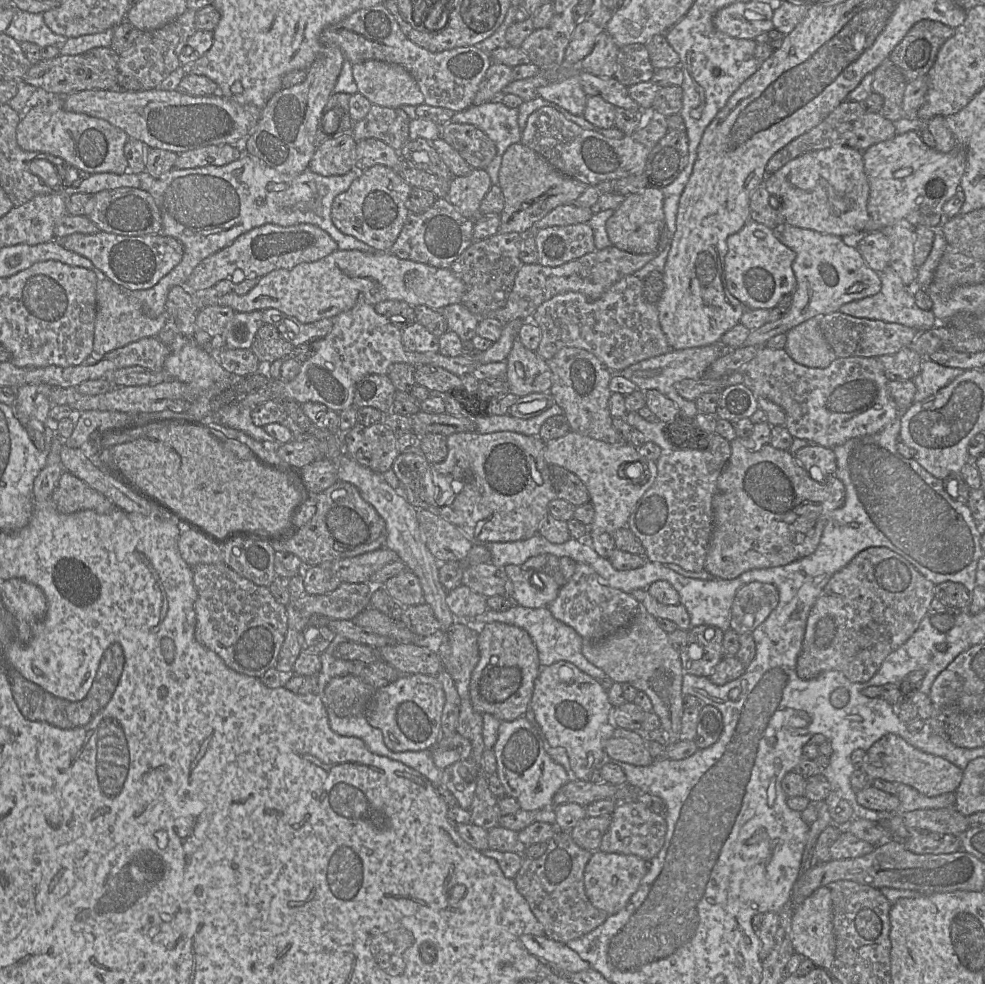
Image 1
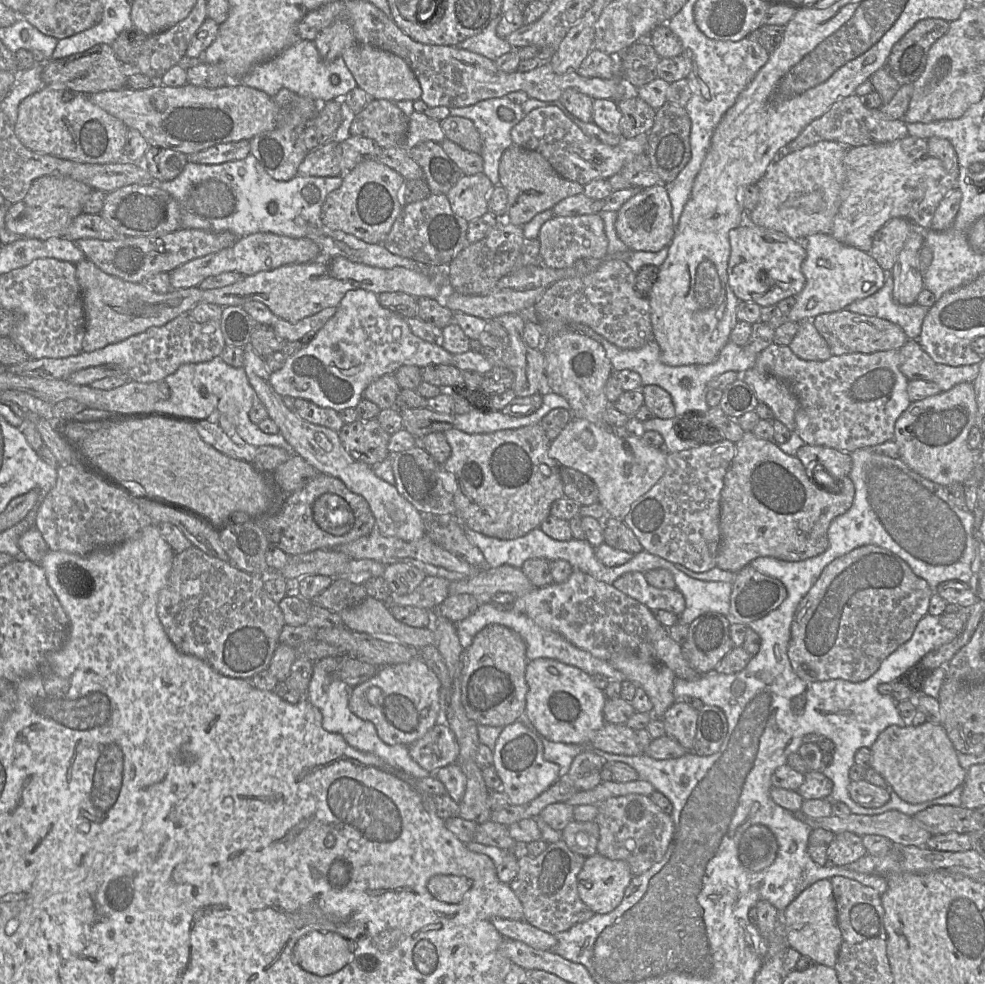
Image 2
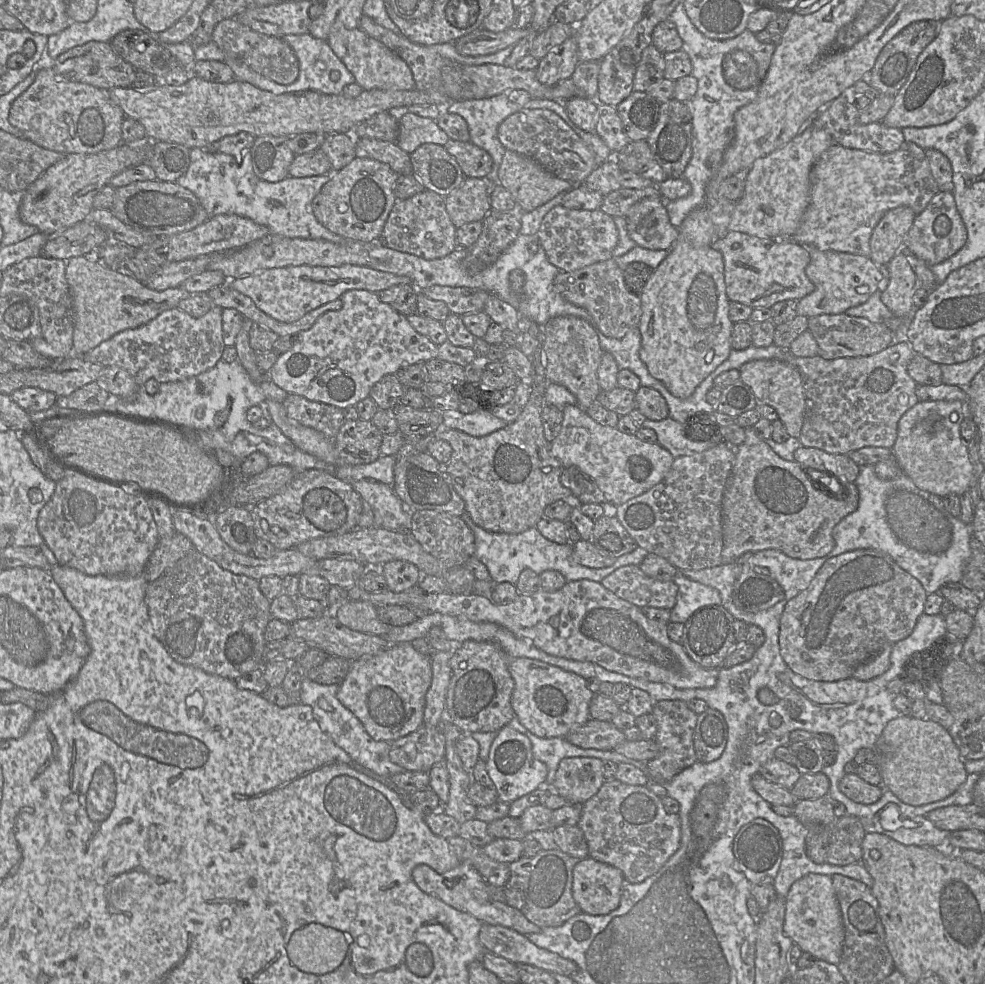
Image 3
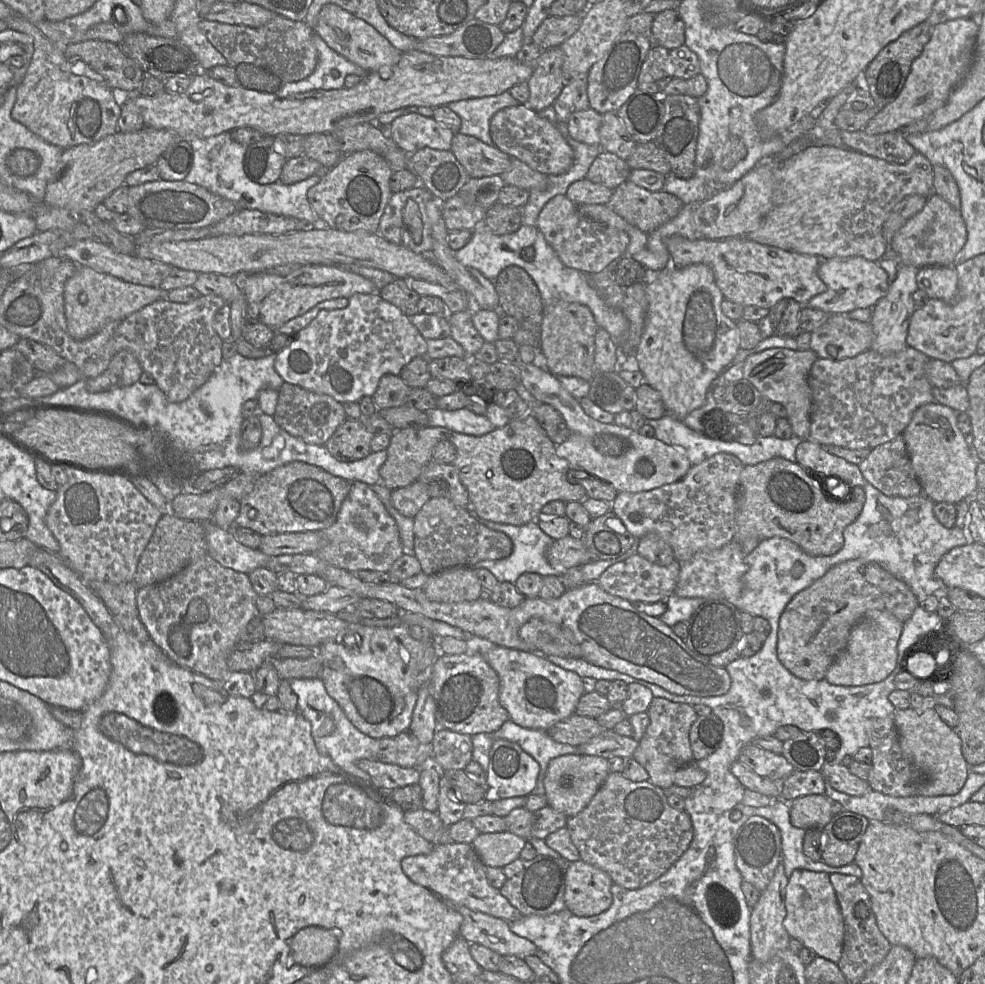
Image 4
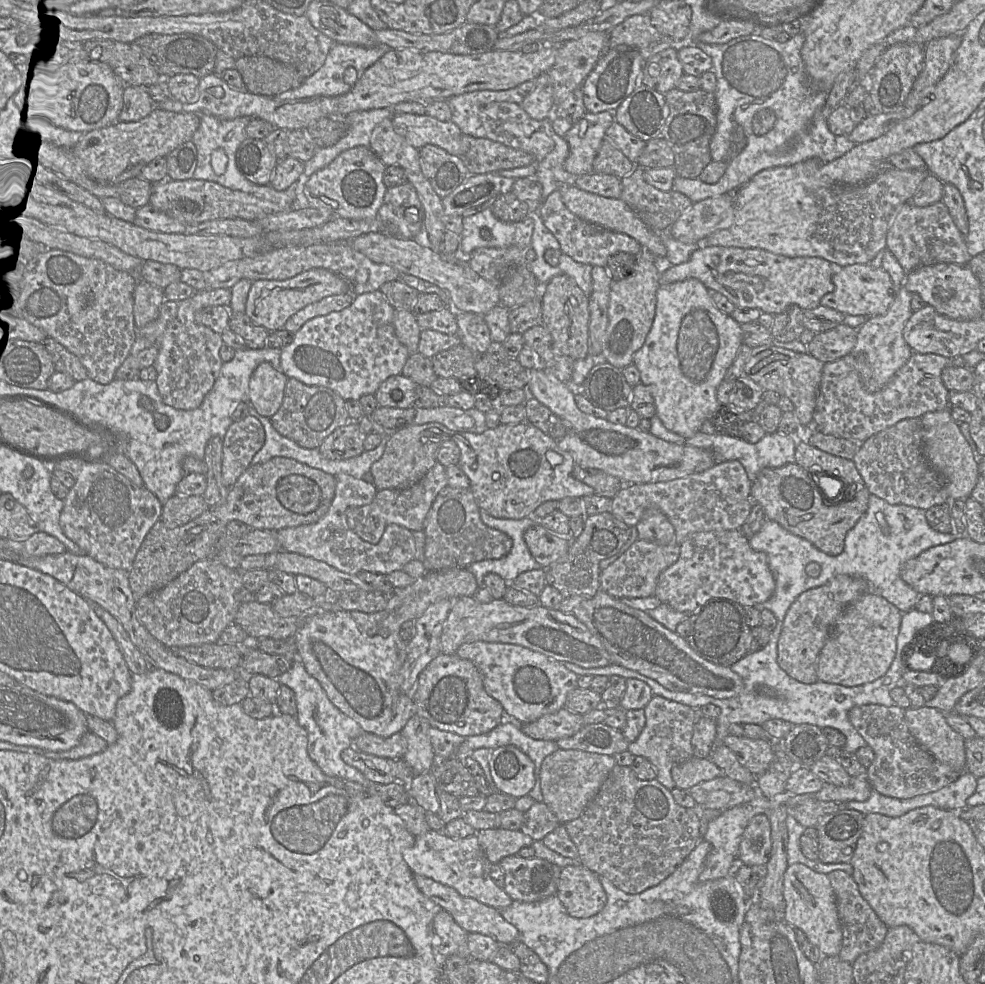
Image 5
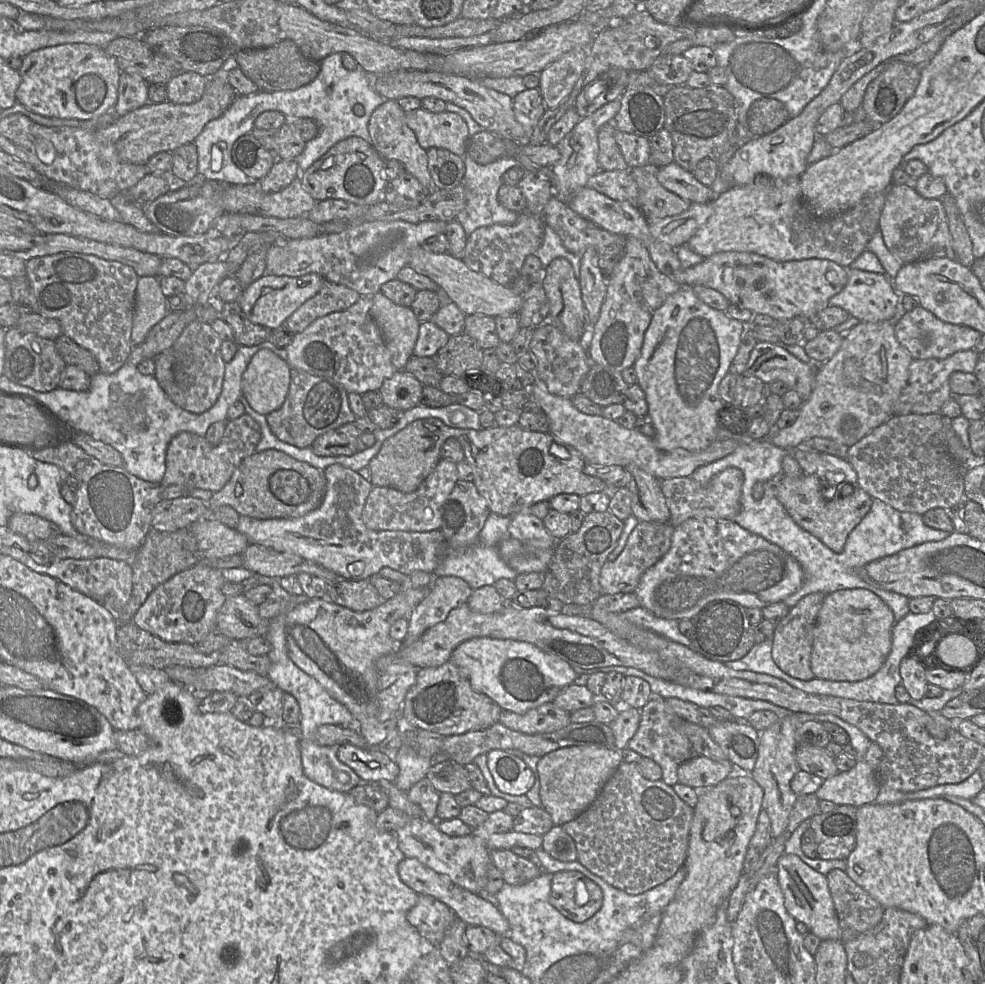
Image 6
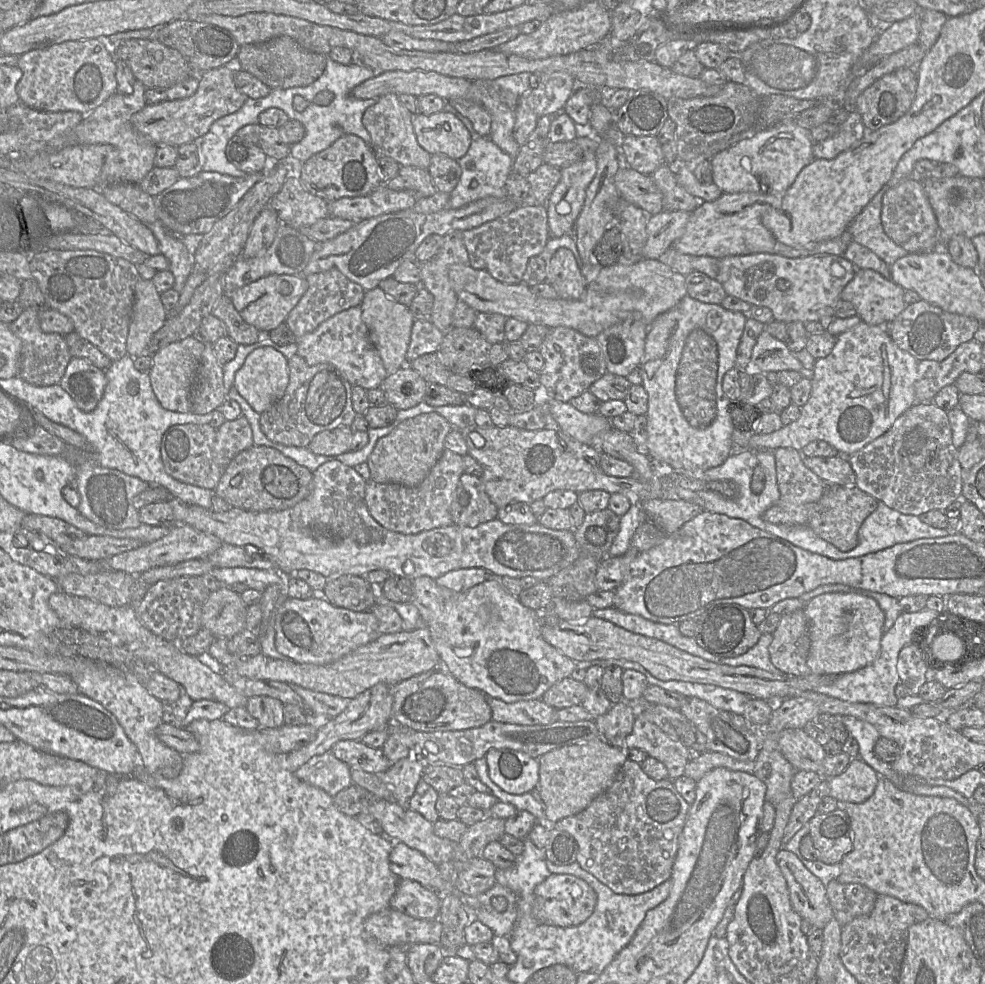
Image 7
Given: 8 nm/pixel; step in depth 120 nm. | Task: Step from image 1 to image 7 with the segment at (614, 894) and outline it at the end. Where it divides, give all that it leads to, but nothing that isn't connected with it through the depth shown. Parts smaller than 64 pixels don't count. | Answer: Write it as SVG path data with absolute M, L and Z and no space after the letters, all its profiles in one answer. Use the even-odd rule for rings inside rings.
M551 874L534 890L533 915L543 924L568 927L587 920L597 903L597 893L584 880L571 874ZM573 885L582 888L579 898L572 895Z

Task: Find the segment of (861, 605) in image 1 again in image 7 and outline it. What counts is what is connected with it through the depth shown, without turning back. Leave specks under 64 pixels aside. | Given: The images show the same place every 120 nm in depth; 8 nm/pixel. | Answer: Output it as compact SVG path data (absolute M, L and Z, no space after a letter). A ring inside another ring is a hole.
M803 609L783 615L768 647L771 663L785 675L807 675L811 673L806 664L809 648L809 628Z

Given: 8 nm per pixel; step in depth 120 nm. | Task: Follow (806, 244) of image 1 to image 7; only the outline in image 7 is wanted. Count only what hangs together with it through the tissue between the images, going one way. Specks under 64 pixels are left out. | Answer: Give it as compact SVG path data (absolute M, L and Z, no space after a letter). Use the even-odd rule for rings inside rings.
M857 270L854 278L842 290L840 299L854 306L856 315L862 322L873 326L884 326L891 323L906 307L903 300L904 291L901 286L873 270Z

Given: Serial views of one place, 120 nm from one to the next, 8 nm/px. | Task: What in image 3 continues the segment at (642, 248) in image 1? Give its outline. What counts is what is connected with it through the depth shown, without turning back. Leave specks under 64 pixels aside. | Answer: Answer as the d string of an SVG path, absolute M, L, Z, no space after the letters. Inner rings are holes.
M648 197L636 202L625 216L630 238L636 245L651 250L669 251L679 232L670 221L666 200Z

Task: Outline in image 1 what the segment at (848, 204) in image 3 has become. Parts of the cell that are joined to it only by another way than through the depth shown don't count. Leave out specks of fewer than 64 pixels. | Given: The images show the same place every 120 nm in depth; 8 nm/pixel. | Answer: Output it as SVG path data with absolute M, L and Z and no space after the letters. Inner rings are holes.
M917 131L896 134L891 139L876 143L863 151L864 170L869 183L867 211L869 222L866 232L880 231L900 220L906 220L914 227L924 225L939 229L944 221L943 206L960 188L960 180L965 171L967 157L965 149L958 145L948 153L930 148Z

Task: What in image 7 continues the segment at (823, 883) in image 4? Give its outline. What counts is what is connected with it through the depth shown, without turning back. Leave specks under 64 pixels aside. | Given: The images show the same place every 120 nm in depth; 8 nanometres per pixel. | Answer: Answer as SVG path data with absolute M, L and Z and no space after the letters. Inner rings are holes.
M781 848L777 853L776 862L787 882L795 912L815 928L823 930L834 918L826 885L791 851Z

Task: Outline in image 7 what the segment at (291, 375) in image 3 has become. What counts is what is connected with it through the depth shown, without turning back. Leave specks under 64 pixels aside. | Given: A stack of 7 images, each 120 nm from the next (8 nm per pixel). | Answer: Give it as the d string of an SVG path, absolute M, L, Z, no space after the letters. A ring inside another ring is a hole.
M355 306L325 320L313 332L296 339L297 354L309 365L332 364L352 386L370 390L380 387L387 373L361 313L361 307Z

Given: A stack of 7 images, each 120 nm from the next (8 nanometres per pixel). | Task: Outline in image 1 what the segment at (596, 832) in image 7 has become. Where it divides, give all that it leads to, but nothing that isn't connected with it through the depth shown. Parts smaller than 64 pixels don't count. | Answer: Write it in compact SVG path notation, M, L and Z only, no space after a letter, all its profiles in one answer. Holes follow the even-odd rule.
M640 802L617 803L611 814L611 823L604 834L599 851L634 855L650 862L661 851L667 833L666 818L654 813Z

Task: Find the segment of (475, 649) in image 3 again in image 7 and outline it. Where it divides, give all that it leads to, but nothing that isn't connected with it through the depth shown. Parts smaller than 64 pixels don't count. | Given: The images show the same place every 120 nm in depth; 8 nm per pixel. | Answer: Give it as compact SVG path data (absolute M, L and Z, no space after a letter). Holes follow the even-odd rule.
M444 669L413 676L390 687L393 698L392 722L422 732L457 731L480 727L492 720L487 696L469 688Z

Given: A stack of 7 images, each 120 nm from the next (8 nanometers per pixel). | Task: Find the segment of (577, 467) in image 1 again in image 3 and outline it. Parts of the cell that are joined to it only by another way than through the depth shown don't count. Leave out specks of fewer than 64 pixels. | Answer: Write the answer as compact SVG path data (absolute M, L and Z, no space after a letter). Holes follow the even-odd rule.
M566 405L562 412L561 430L550 443L550 453L563 468L577 466L590 476L602 491L608 508L617 507L648 491L670 471L674 457L658 443L645 442L635 434L602 425L577 405Z

